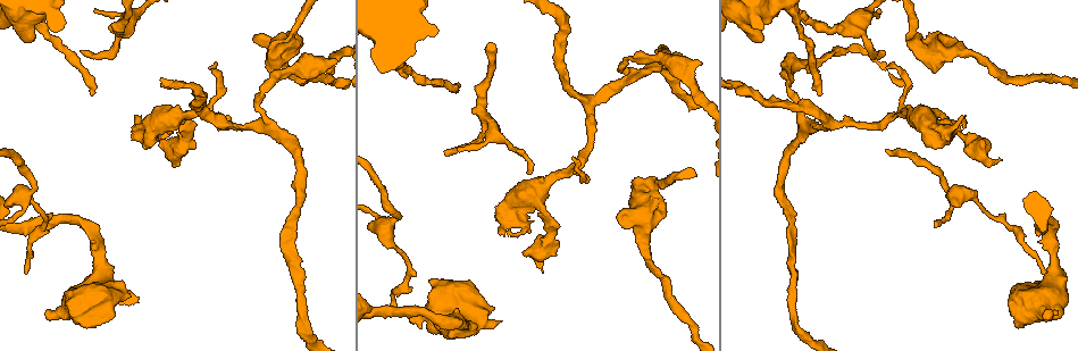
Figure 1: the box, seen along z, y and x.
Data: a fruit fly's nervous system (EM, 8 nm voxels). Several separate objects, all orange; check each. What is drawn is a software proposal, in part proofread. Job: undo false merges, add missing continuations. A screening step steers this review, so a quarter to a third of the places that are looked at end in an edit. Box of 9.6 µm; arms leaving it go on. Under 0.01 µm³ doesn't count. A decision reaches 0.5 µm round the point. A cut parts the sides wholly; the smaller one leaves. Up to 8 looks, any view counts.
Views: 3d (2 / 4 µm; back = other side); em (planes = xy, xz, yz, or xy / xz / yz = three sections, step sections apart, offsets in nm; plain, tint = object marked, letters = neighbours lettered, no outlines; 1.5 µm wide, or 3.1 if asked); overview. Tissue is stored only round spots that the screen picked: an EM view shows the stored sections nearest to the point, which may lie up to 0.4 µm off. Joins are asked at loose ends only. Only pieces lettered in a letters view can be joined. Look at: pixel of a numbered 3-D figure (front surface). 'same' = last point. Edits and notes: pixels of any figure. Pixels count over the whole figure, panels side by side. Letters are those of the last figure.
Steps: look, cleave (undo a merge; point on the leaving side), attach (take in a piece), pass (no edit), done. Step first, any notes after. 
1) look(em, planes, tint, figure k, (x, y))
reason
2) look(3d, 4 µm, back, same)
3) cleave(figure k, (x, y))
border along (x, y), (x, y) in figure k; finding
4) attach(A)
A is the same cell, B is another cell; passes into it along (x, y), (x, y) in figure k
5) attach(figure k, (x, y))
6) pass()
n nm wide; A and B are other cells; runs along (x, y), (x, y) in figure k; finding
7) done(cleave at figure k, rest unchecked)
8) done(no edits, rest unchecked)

look(3d, 4 µm, figure 1, (961, 136))
sudden change in width

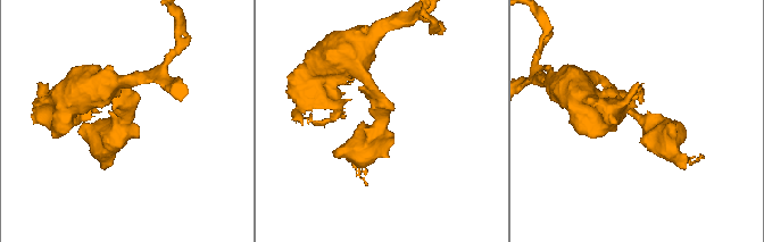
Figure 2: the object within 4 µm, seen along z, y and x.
look(em, planes, letters, figure 2, (636, 115))
shape alone is not enough

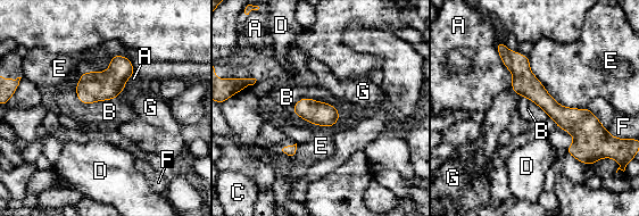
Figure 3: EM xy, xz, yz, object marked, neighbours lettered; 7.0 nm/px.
pass()
A, B, C, D, E, F and G are other cells; border along (528, 56), (555, 100), (587, 107) in figure 3; one cell here

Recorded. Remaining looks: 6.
look(em, yz, step 4, plain, figure 1, (661, 184))
narrows sharply

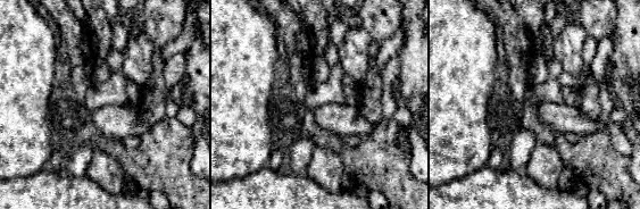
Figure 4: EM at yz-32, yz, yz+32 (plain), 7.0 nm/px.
look(em, yz, step 4, tint, same)

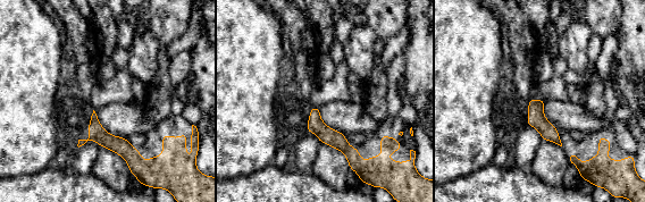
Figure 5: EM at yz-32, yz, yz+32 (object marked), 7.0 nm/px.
look(em, yz, step 4, letters, same)
what lies round it

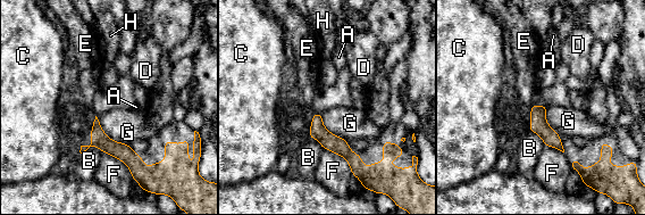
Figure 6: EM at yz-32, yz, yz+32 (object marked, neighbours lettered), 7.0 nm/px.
pass()
A, B, C, D, E, F, G and H are other cells; border along (102, 151), (89, 147), (81, 154) in figure 6; one cell here

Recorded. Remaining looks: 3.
look(em, planes, letters, figure 1, (294, 67))

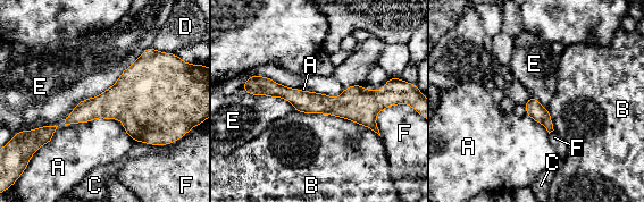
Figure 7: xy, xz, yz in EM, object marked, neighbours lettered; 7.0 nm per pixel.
pass()
E touches over 850 nm; A, B, C, D, E and F are other cells; runs along (259, 90), (317, 103), (392, 100) in figure 7; continuous, no second cell

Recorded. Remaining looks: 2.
done(no edits, rest unchecked)

